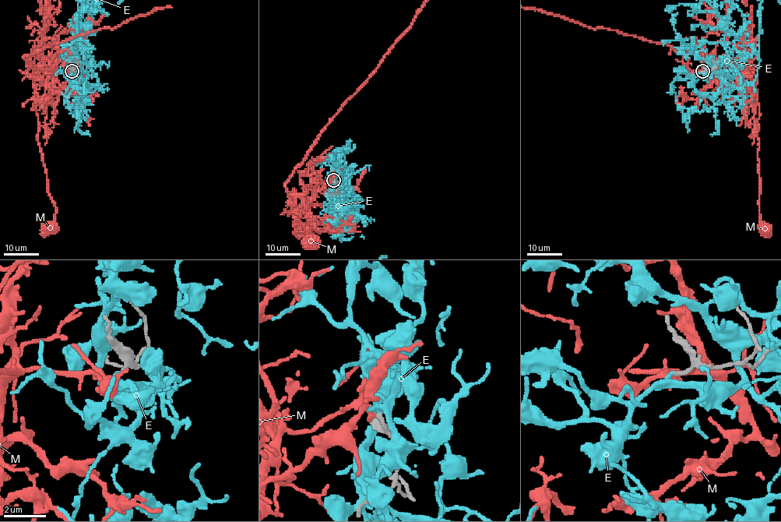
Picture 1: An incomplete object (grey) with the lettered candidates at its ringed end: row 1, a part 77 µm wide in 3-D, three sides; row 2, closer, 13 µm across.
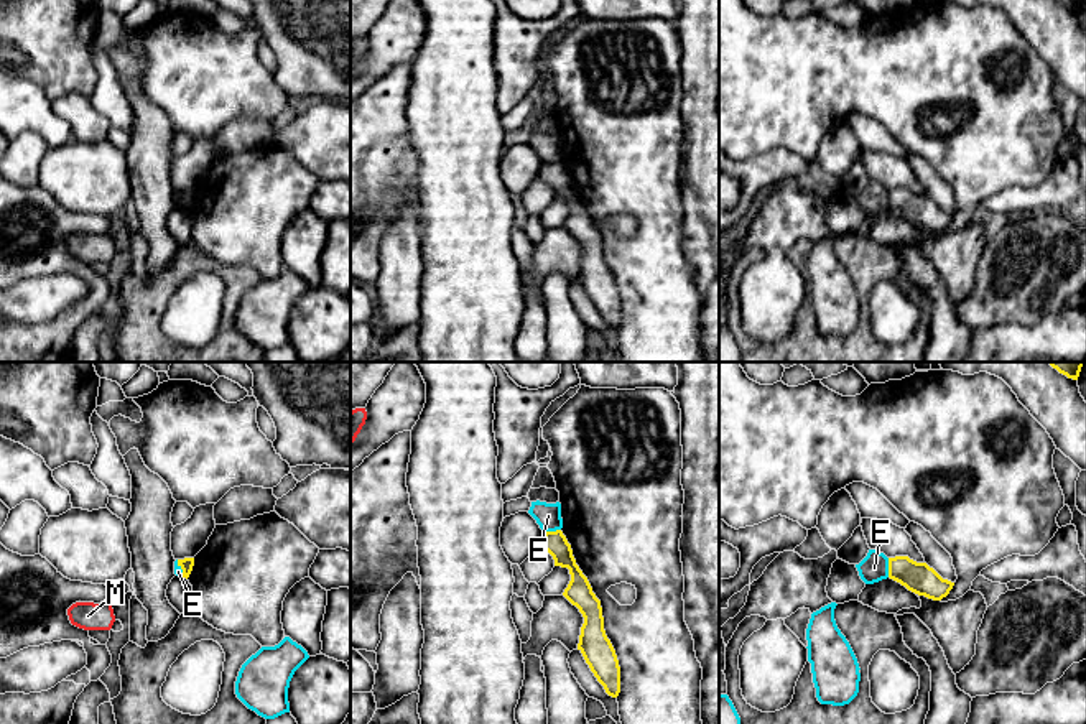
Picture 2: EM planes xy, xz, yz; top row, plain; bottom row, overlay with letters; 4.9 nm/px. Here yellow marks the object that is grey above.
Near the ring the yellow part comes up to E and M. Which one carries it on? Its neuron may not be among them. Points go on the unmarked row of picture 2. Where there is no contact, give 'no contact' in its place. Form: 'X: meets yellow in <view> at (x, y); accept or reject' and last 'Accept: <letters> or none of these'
E: meets yellow in yz at (889, 199); reject
M: no contact; accept
Accept: M

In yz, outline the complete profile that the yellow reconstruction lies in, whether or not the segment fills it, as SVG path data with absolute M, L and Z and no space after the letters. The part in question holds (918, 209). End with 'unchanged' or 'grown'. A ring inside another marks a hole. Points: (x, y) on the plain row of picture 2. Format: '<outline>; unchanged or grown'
M908 188L889 189L889 209L908 222L933 232L946 229L954 217L954 214L943 211L926 194L917 194Z; unchanged

